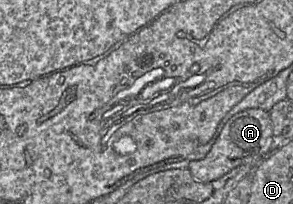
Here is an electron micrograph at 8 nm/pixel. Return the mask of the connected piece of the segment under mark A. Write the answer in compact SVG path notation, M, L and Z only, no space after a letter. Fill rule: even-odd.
M246 109L228 120L208 154L203 159L190 162L188 170L194 180L210 183L240 165L262 161L274 149L275 138L269 113L261 109Z

